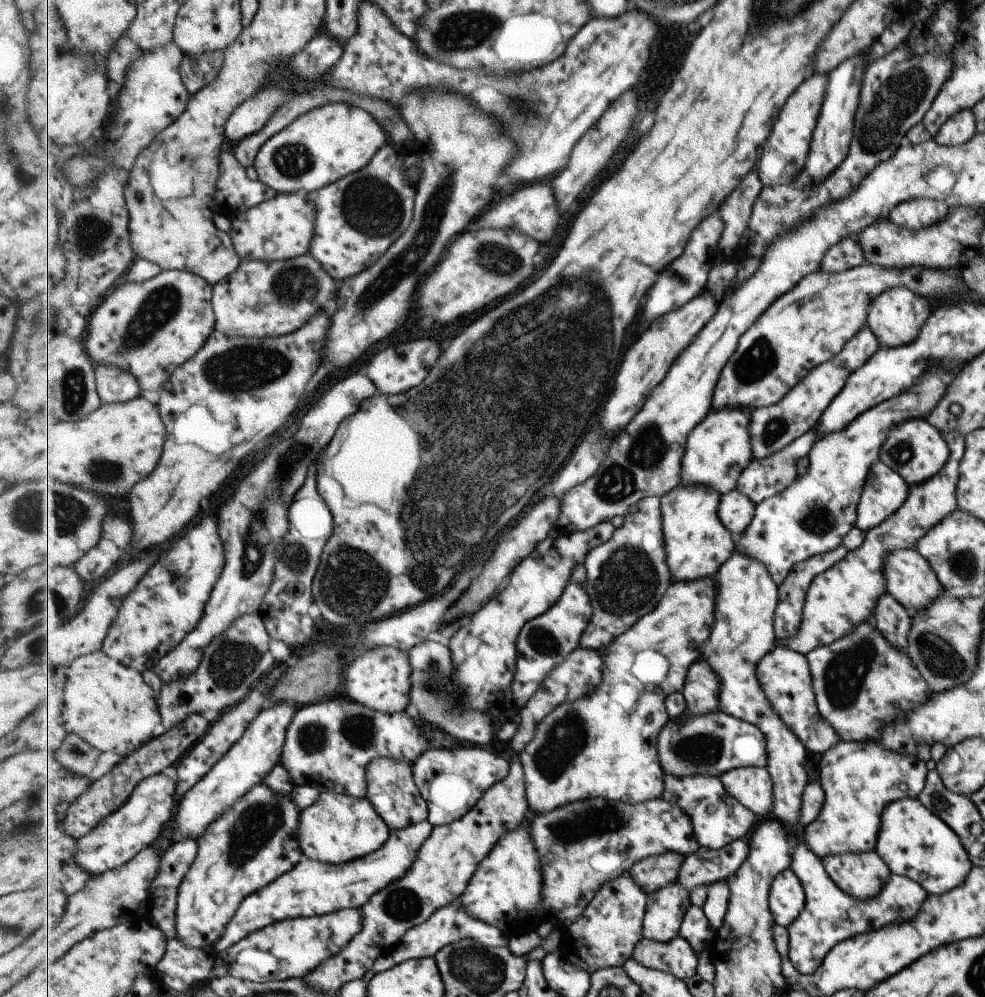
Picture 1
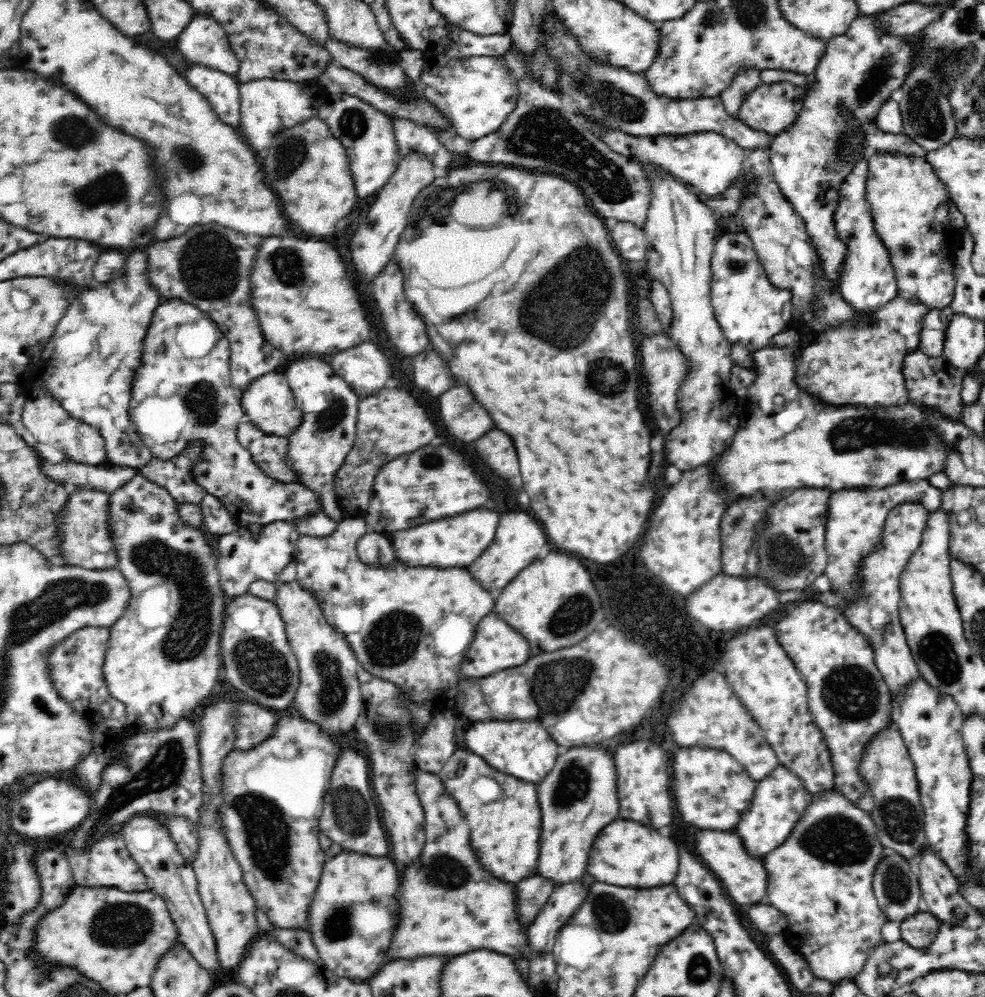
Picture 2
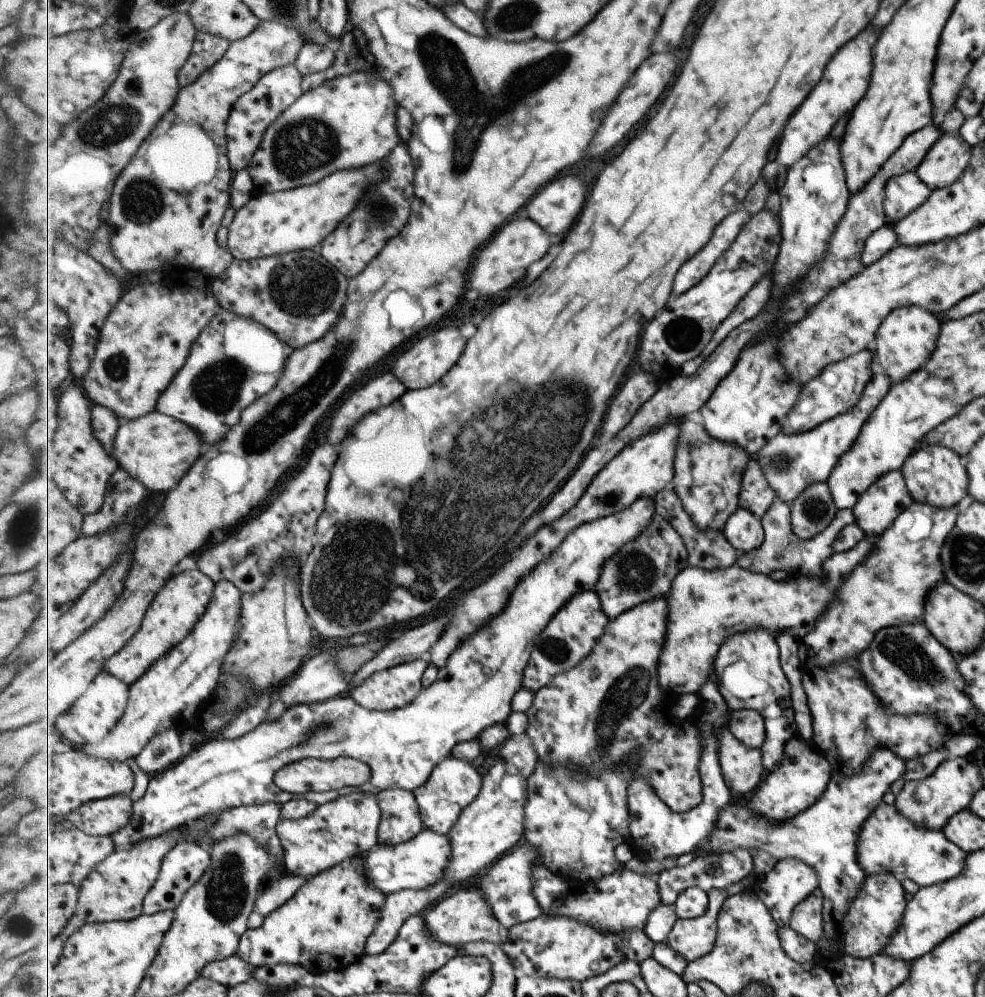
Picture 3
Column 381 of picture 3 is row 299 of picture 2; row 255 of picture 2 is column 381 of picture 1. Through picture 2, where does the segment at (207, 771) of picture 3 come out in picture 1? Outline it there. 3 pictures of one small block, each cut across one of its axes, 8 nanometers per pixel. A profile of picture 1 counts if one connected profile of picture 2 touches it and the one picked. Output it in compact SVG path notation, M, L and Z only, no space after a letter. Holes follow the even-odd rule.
M342 694L305 705L289 725L280 763L299 786L314 785L322 792L367 797L366 769L376 758L417 762L427 752L427 738L407 712L389 714L343 697Z

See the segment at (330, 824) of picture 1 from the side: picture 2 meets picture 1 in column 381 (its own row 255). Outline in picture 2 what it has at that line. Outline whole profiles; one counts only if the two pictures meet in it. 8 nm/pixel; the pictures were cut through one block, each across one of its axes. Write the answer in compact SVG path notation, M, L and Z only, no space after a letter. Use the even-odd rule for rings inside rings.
M860 13L851 23L848 32L827 40L825 53L813 73L815 82L806 93L797 121L790 129L773 137L768 146L774 180L796 215L806 225L806 235L810 237L810 244L818 255L818 271L822 273L822 285L830 293L840 293L839 278L849 255L847 244L838 236L834 222L834 213L841 200L842 183L845 183L846 177L854 168L854 158L862 152L861 146L867 137L865 126L875 124L882 105L906 82L918 61L915 39L891 34L883 25L882 14Z

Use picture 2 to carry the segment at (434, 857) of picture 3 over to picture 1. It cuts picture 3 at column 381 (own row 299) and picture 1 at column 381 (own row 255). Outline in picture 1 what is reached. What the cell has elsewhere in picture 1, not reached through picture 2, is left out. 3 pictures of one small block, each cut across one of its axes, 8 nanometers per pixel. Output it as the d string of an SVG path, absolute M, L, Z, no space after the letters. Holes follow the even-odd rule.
M427 818L407 828L392 830L392 836L383 848L348 863L334 865L303 858L295 868L280 876L275 882L245 898L241 908L229 922L224 937L212 947L211 952L219 956L251 933L276 922L323 916L341 909L365 906L380 890L392 882L403 880L409 874L409 870L417 862L417 854L420 853L421 847L432 836L433 829L434 826Z

